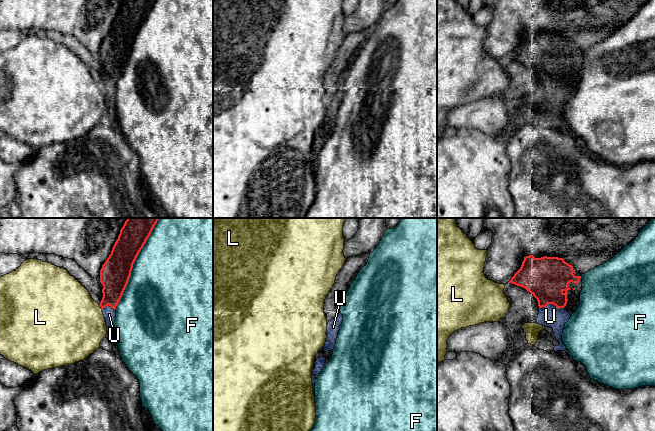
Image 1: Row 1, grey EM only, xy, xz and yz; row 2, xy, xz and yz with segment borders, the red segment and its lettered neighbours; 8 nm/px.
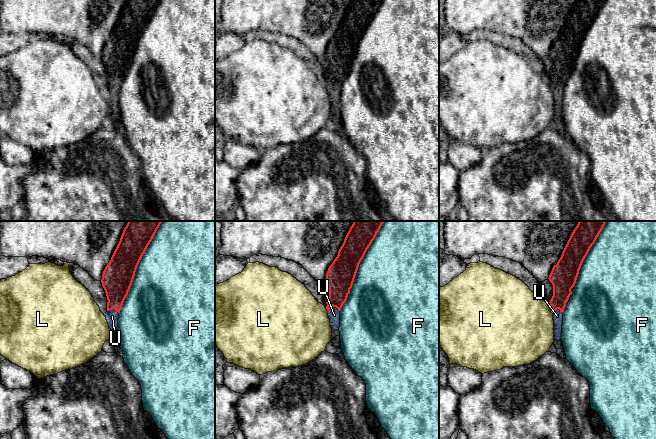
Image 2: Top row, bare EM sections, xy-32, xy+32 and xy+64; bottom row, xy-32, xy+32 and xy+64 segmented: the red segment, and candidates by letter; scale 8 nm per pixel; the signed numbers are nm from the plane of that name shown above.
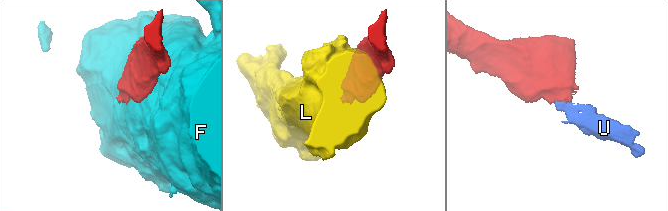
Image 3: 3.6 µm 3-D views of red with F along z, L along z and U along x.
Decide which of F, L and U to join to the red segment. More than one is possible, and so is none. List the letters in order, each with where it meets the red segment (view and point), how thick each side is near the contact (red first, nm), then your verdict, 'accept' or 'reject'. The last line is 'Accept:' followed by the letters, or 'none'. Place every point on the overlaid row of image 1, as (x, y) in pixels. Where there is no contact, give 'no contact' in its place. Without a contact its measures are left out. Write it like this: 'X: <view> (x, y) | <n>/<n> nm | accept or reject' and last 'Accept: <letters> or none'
F: xy (133, 263) | 240/500 nm | reject
L: xy (100, 306) | 220/480 nm | reject
U: yz (551, 303) | 340/170 nm | accept
Accept: U

